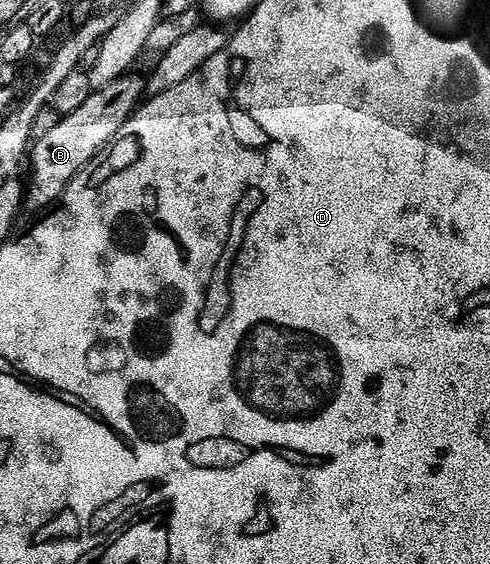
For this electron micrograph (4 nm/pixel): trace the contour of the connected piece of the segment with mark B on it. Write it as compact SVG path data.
M128 73L122 79L92 90L89 101L85 101L81 109L73 109L73 113L60 117L52 131L35 139L29 151L31 184L28 182L25 187L26 210L43 213L54 207L60 197L67 194L73 177L77 177L77 173L81 173L81 169L85 169L85 165L121 133L121 125L136 114L144 95L144 80L139 80L135 73Z

